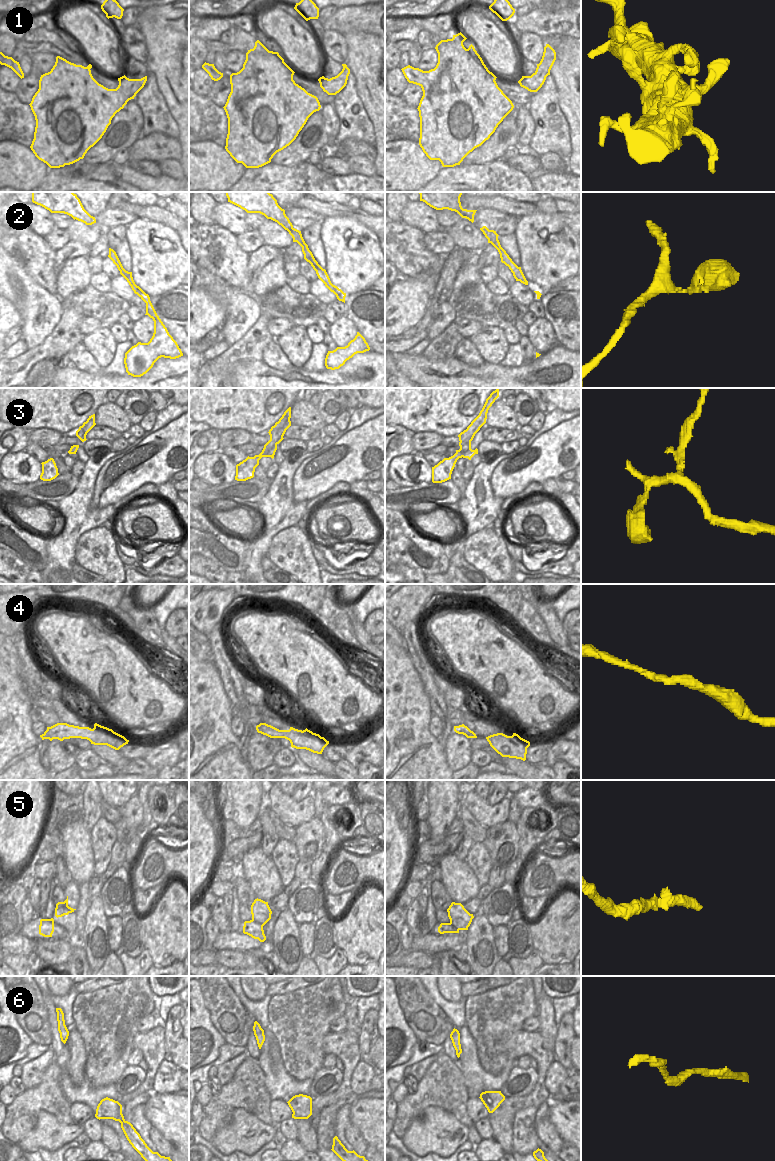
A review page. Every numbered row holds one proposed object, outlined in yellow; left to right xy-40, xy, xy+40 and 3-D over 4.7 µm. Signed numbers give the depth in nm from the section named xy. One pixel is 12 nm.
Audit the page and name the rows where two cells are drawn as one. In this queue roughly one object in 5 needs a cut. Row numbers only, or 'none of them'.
none of them.

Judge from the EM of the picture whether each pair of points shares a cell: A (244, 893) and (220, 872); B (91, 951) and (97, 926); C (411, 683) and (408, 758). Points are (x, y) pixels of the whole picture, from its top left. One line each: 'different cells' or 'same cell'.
A: same cell
B: different cells
C: same cell

